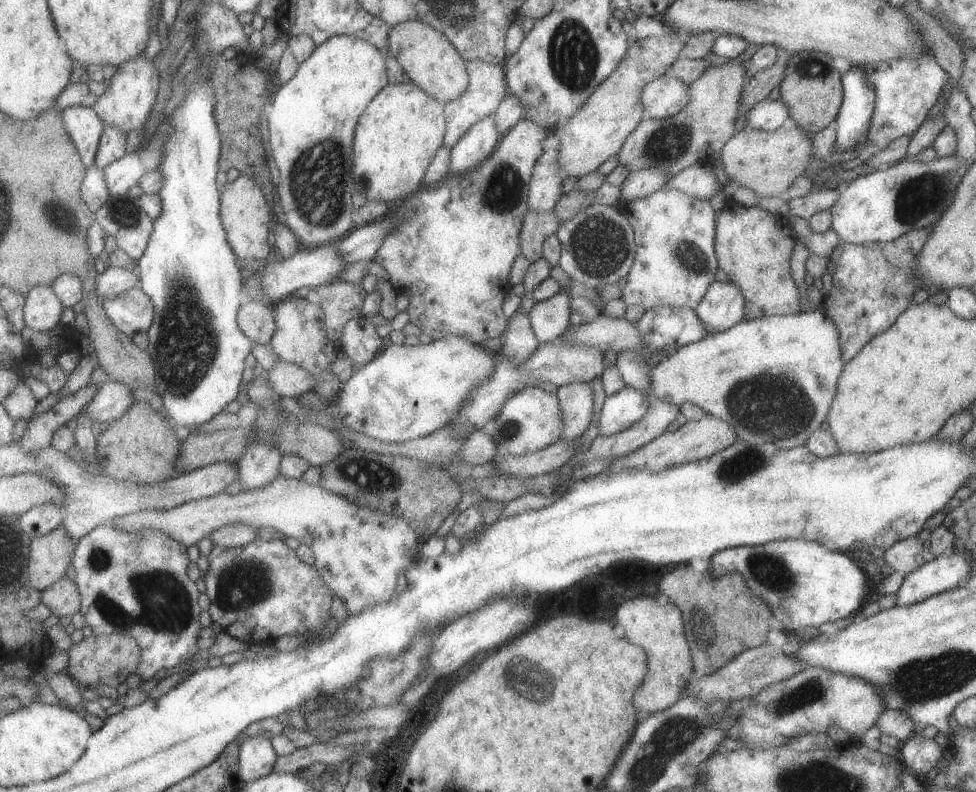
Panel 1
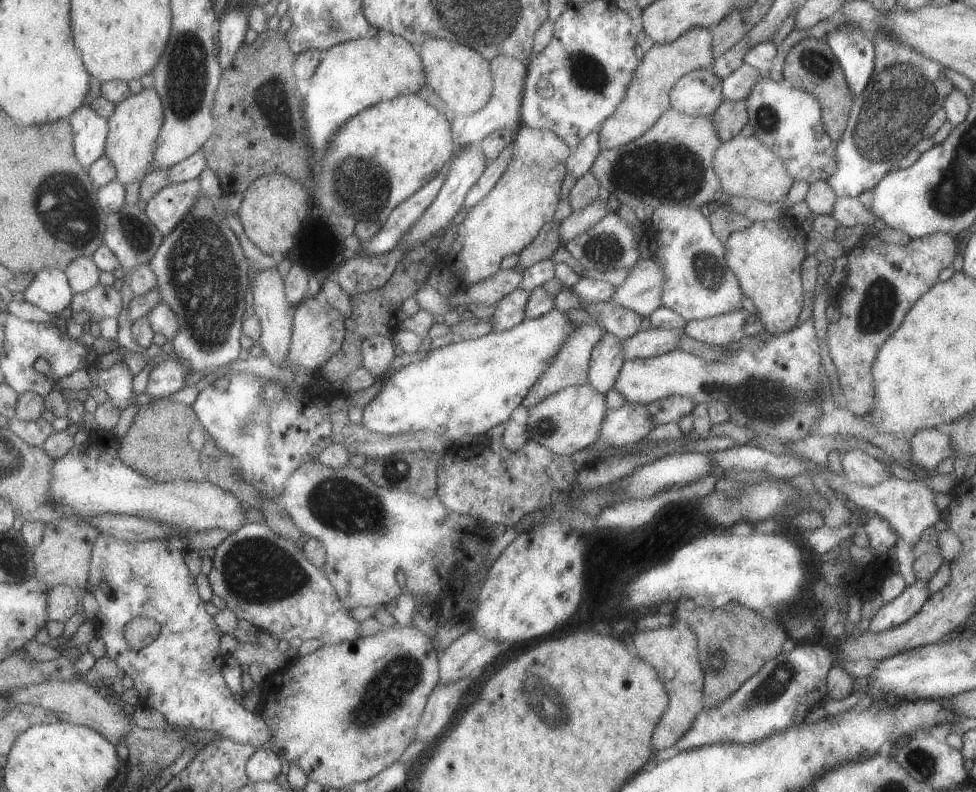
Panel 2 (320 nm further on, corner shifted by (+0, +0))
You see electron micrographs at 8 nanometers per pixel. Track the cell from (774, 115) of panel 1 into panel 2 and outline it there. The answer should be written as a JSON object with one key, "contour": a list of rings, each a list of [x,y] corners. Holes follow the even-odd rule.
{"contour":[[[761,75],[753,84],[745,104],[753,135],[785,164],[793,181],[805,180],[812,184],[817,180],[825,181],[835,172],[835,142],[825,134],[821,108],[811,94],[793,88],[787,80],[773,82]]]}

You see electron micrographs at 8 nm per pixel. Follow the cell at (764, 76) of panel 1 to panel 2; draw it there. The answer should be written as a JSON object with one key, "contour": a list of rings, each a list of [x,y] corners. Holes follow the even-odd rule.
{"contour":[[[724,99],[715,110],[713,126],[721,143],[739,135],[741,129],[748,123],[747,104],[745,100],[730,102]]]}

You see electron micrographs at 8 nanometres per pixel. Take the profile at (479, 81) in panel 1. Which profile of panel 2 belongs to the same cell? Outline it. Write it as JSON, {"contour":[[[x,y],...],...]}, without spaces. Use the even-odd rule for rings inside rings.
{"contour":[[[504,55],[491,58],[488,64],[491,72],[491,98],[487,100],[487,104],[481,110],[477,110],[473,114],[455,115],[450,123],[455,148],[472,143],[479,144],[487,134],[491,134],[495,130],[505,130],[507,128],[507,130],[515,133],[521,125],[521,94],[523,94],[523,78],[525,78],[527,64]]]}

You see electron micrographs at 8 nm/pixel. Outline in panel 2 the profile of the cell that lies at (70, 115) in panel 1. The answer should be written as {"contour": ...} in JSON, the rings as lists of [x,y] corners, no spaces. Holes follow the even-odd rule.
{"contour":[[[84,104],[69,114],[68,122],[72,129],[74,156],[85,169],[104,155],[107,137],[107,119],[98,116]]]}

